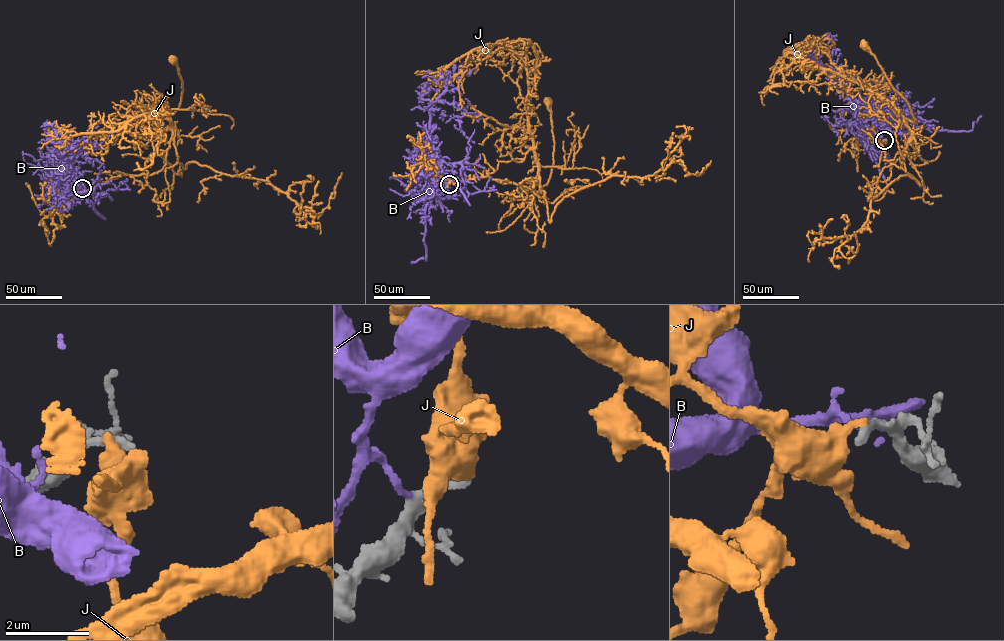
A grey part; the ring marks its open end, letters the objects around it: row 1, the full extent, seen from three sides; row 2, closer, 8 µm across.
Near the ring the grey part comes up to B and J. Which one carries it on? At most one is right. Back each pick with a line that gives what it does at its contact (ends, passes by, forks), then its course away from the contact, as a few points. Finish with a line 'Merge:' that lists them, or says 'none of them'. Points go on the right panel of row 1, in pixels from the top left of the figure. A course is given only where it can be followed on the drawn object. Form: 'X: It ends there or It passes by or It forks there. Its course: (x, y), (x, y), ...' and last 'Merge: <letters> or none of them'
Merge: none of them

